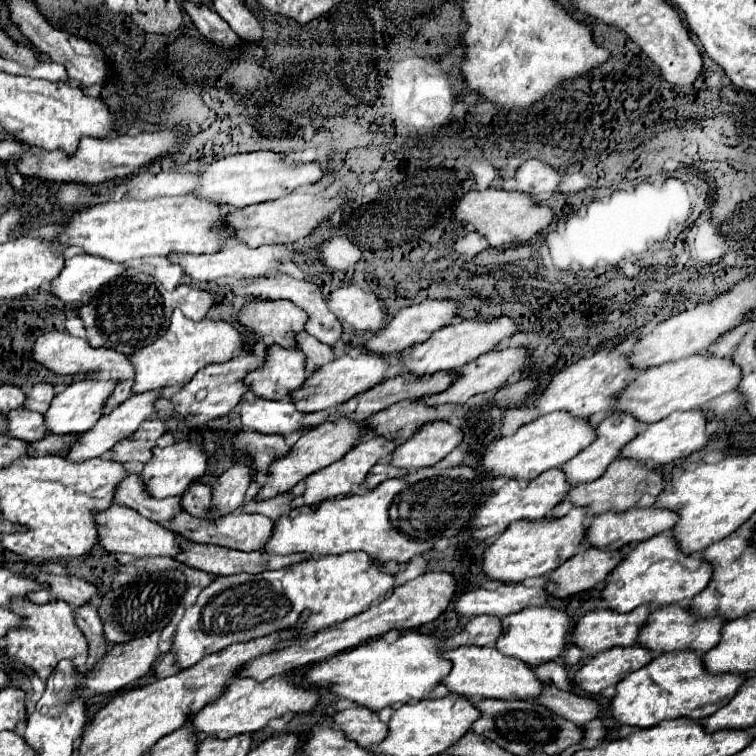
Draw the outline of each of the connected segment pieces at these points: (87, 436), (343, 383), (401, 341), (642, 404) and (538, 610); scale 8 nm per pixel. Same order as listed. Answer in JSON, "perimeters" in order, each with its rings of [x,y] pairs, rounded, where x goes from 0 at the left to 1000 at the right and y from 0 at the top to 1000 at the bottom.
{"perimeters":[[[[197,517],[197,520],[184,520],[184,522],[176,522],[173,528],[168,528],[165,533],[160,533],[157,538],[152,538],[144,549],[134,549],[134,554],[120,565],[115,567],[110,575],[102,578],[102,583],[94,589],[91,599],[86,602],[89,610],[97,610],[97,612],[107,612],[107,610],[115,610],[115,607],[126,607],[131,602],[136,602],[139,597],[144,597],[152,586],[157,586],[160,581],[171,578],[176,570],[181,570],[184,560],[189,560],[192,554],[202,552],[205,546],[205,528],[213,522],[213,517]]],[[[478,467],[470,472],[454,470],[454,472],[446,472],[440,480],[433,480],[427,485],[422,485],[419,491],[414,491],[401,504],[396,517],[393,515],[385,517],[382,525],[390,533],[393,544],[401,544],[401,546],[438,541],[438,538],[446,538],[448,533],[456,533],[459,528],[464,528],[464,522],[470,522],[475,517],[485,517],[493,509],[509,504],[509,491],[512,491],[512,480],[501,470],[491,470],[491,467]]],[[[565,396],[554,403],[544,403],[536,409],[528,409],[517,425],[512,427],[512,433],[507,433],[507,438],[499,438],[496,443],[485,446],[478,459],[491,464],[491,467],[501,467],[501,470],[515,470],[515,467],[528,467],[536,464],[538,459],[544,459],[544,454],[557,454],[560,448],[565,448],[565,443],[575,440],[581,433],[589,433],[591,427],[597,427],[602,422],[602,411],[604,411],[607,401],[602,398],[575,398],[575,396]]],[[[914,470],[890,480],[880,480],[874,485],[861,485],[848,493],[816,522],[816,533],[808,546],[829,546],[848,560],[866,560],[890,544],[914,544],[927,541],[943,525],[972,517],[980,501],[978,485],[967,480],[967,475]]],[[[694,803],[684,811],[668,813],[663,819],[663,827],[665,827],[665,835],[663,835],[655,856],[665,866],[689,872],[692,877],[700,877],[702,882],[737,872],[739,864],[747,858],[753,840],[755,840],[755,827],[753,827],[750,811],[729,806],[729,803]]]]}

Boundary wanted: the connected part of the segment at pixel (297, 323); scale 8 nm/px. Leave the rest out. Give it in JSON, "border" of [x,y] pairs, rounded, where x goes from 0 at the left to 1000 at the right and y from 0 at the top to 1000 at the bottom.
{"border":[[[364,398],[364,401],[324,401],[313,414],[313,425],[321,438],[329,440],[329,459],[335,470],[348,472],[351,459],[372,456],[388,459],[390,440],[401,438],[406,417],[396,411],[388,401]]]}

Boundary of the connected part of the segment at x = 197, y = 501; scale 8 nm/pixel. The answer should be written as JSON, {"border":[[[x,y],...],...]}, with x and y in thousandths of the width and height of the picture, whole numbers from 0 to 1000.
{"border":[[[255,636],[239,655],[239,673],[258,684],[274,684],[279,671],[279,644]]]}

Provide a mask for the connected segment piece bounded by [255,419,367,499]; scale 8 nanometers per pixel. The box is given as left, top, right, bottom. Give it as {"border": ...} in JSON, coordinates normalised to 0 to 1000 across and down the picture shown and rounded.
{"border":[[[454,554],[454,560],[425,560],[425,562],[403,570],[380,602],[369,604],[369,607],[364,607],[364,612],[358,612],[358,618],[353,623],[356,634],[348,644],[343,644],[337,660],[361,660],[369,652],[385,649],[385,644],[390,644],[396,636],[401,636],[414,623],[422,623],[422,620],[433,618],[435,612],[440,612],[443,607],[454,604],[456,597],[464,594],[483,575],[485,575],[483,560],[459,560],[459,554]]]}

